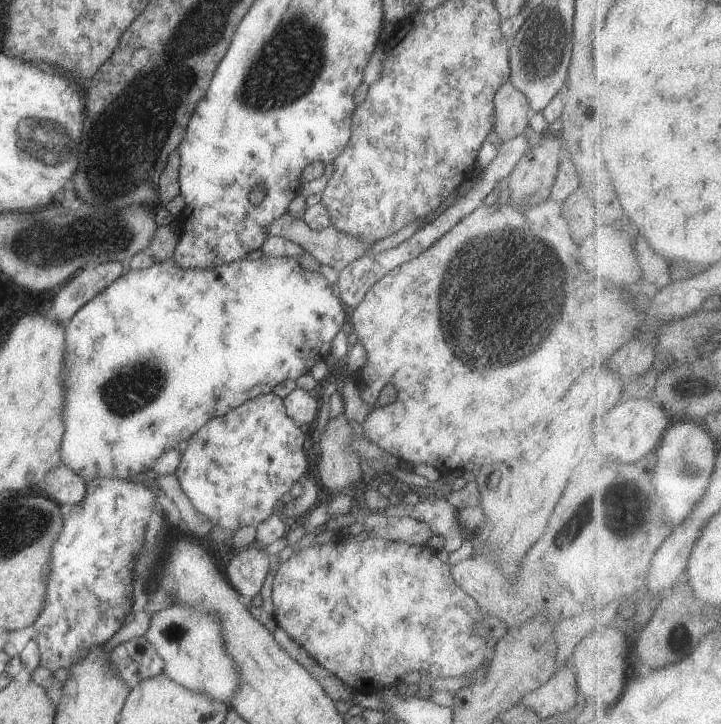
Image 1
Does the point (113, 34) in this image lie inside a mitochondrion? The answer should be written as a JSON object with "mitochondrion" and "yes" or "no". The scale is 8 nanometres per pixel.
{"mitochondrion":"no"}

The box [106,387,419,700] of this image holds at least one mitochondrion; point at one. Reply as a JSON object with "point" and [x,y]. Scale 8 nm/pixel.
{"point":[175,634]}

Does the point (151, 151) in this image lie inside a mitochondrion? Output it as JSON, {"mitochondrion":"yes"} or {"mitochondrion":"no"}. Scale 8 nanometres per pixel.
{"mitochondrion":"yes"}

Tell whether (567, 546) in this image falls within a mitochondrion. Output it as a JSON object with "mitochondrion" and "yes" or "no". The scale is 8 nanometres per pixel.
{"mitochondrion":"yes"}

